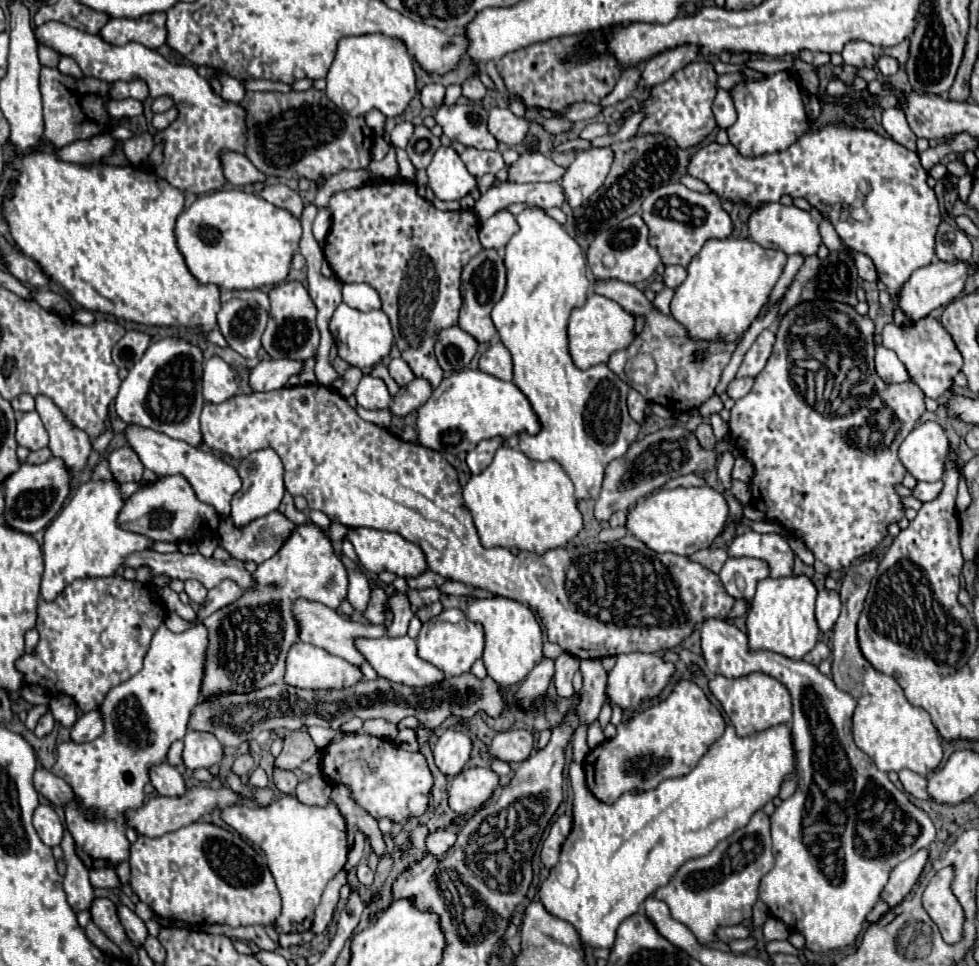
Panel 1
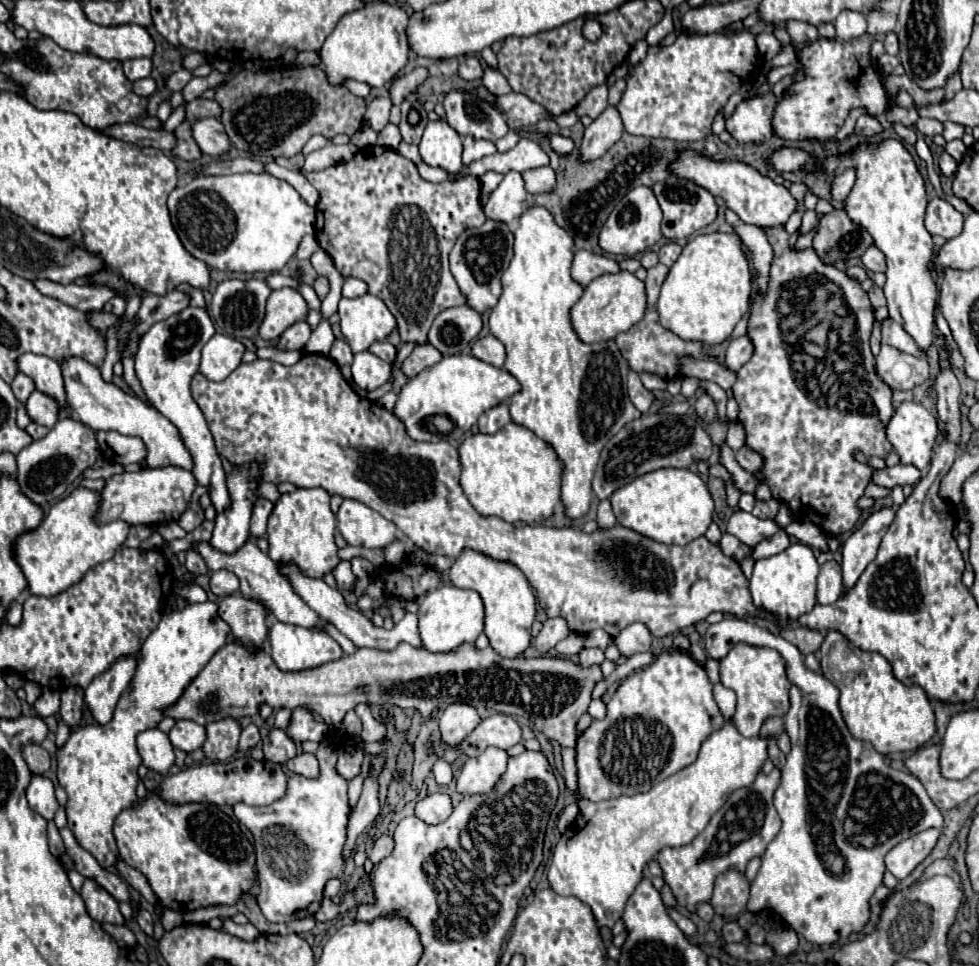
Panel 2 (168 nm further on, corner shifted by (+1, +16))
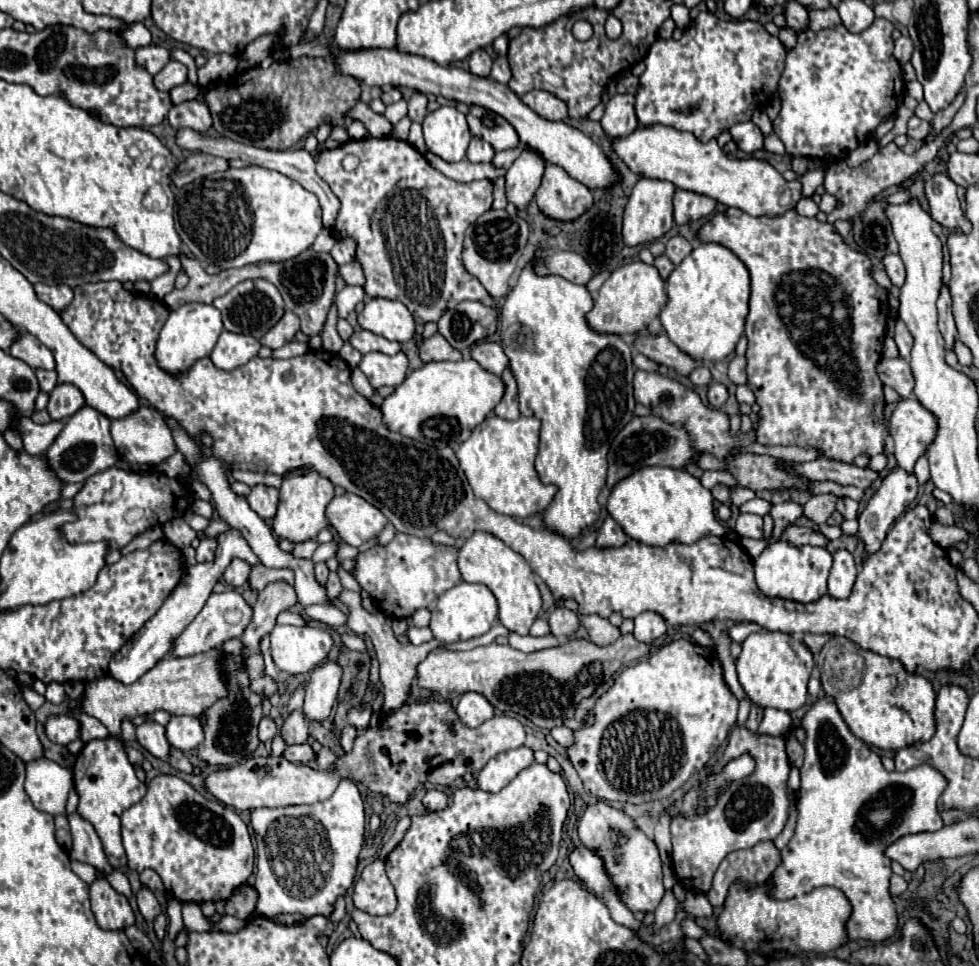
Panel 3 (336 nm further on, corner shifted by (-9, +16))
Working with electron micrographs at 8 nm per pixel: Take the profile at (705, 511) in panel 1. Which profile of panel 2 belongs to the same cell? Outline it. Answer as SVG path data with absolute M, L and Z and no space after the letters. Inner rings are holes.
M663 468L639 476L637 480L625 484L609 498L617 522L641 532L663 544L687 544L705 534L709 524L713 522L713 496L707 484L693 474L691 470L681 468Z

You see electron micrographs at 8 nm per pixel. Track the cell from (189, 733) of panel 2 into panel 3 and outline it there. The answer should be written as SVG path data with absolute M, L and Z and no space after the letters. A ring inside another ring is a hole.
M171 716L165 726L165 738L173 748L195 750L203 742L203 726L195 716Z

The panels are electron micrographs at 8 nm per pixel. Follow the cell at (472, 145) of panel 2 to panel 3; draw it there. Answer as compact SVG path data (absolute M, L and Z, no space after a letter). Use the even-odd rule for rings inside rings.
M477 136L471 138L467 148L467 158L471 162L491 162L493 156L495 156L495 150L485 140L479 140Z

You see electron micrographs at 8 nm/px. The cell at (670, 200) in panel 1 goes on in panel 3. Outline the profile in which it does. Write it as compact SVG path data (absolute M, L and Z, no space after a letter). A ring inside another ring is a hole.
M677 188L673 204L675 204L675 222L677 224L687 224L687 222L695 222L699 218L709 216L717 202L709 196Z

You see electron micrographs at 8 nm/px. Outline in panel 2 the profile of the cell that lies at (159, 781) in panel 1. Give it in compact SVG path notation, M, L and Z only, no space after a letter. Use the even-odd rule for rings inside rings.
M159 728L145 730L137 736L137 748L143 758L143 764L159 774L167 774L175 764L175 752L167 734Z

